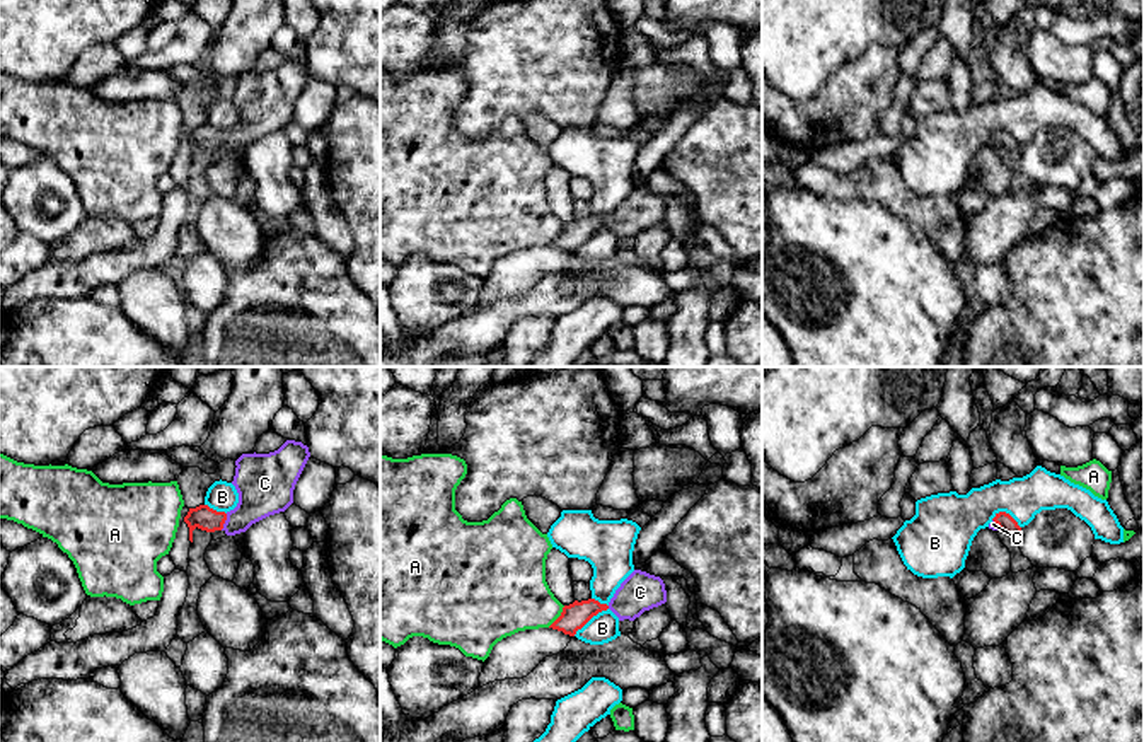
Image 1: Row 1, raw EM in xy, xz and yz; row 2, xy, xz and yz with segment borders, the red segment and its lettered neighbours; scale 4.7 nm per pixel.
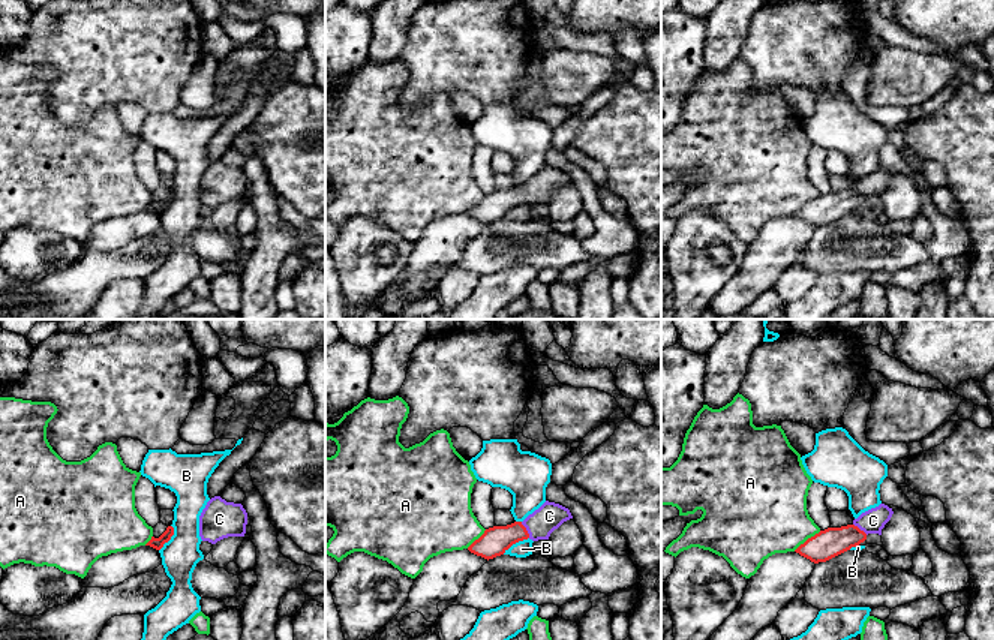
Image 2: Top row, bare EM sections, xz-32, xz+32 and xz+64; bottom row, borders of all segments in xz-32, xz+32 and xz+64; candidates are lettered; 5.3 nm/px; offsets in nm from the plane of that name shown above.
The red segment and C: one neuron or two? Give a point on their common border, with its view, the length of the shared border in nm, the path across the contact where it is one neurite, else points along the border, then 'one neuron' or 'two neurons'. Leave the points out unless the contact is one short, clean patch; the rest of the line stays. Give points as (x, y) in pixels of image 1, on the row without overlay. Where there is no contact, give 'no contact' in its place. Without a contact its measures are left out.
xy (224, 140) | 90 nm | across xy (203, 135), (224, 140), (265, 106) | one neuron

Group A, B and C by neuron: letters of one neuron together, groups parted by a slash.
A / B / C

